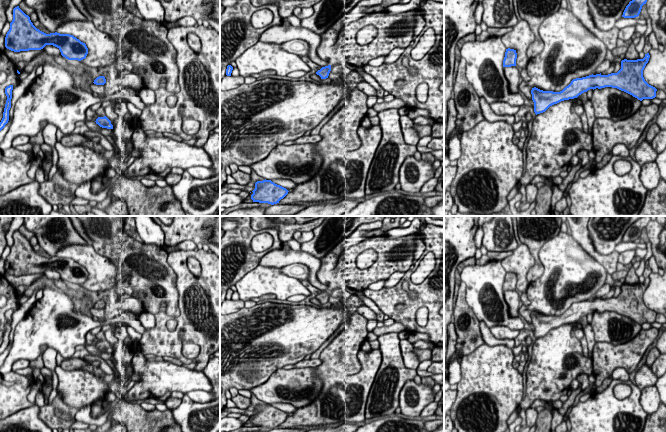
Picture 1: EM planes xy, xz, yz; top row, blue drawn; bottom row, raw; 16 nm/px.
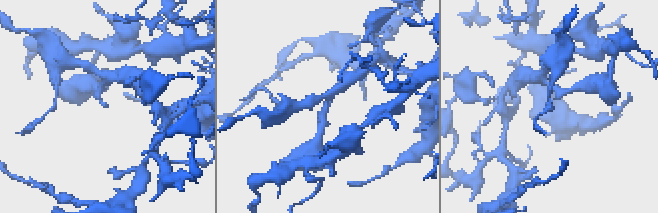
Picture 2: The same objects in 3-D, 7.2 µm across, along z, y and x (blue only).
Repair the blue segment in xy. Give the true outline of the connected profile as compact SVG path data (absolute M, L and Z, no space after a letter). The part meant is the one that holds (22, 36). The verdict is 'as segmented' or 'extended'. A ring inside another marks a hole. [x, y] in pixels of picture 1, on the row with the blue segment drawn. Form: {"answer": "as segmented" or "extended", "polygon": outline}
{"answer": "as segmented", "polygon": "M19 6L13 9L13 20L5 37L5 47L14 52L41 50L46 45L57 47L68 60L81 61L86 58L85 43L70 34L46 34L37 29Z"}

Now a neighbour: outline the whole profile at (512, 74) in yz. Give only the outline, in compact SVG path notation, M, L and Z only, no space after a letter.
M517 66L504 67L504 74L509 84L509 91L511 93L518 93L520 72Z

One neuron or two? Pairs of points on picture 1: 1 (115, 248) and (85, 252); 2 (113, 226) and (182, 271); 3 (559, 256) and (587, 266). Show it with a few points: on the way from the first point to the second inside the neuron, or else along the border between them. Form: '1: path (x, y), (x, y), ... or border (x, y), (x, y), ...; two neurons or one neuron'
1: border (91, 245), (96, 252), (106, 256), (114, 264); two neurons
2: border (167, 253), (167, 263), (175, 273), (175, 282); two neurons
3: path (566, 263), (569, 266), (580, 266); one neuron

